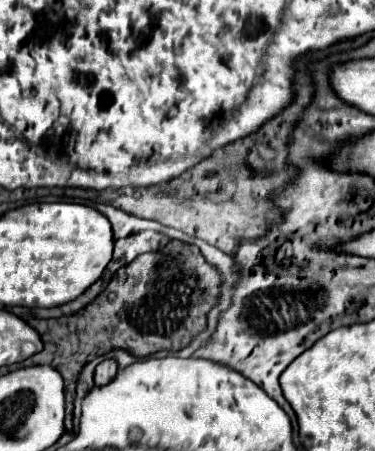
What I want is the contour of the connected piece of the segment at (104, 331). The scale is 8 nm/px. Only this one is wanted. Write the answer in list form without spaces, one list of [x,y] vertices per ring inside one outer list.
[[[170,240],[164,246],[164,250],[140,254],[128,266],[120,268],[116,272],[116,278],[112,278],[110,284],[106,286],[106,290],[84,310],[80,310],[72,316],[62,316],[58,320],[48,320],[48,322],[40,324],[38,326],[40,336],[48,336],[48,364],[54,366],[66,382],[72,382],[72,394],[66,396],[68,418],[72,416],[74,382],[78,380],[82,366],[86,366],[86,362],[90,362],[94,356],[102,356],[114,348],[122,348],[138,358],[146,358],[160,350],[182,350],[184,346],[188,346],[192,342],[192,338],[198,332],[202,332],[206,328],[206,324],[208,324],[206,314],[220,300],[220,284],[222,284],[222,280],[218,278],[218,270],[214,270],[214,266],[210,266],[206,262],[206,258],[198,250],[198,246]]]

